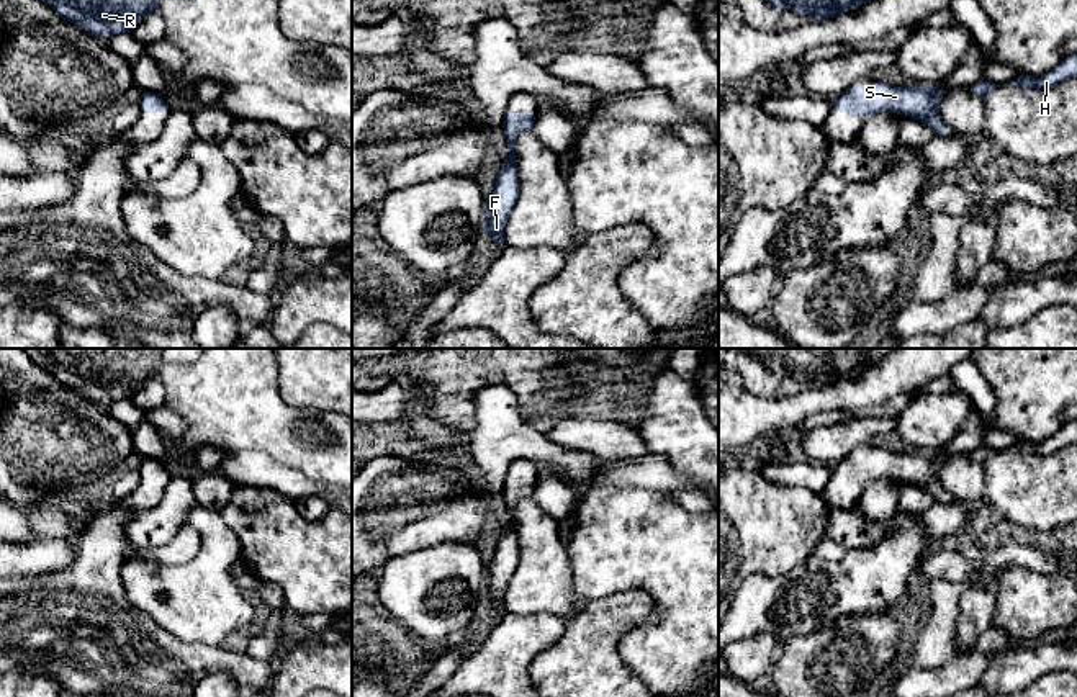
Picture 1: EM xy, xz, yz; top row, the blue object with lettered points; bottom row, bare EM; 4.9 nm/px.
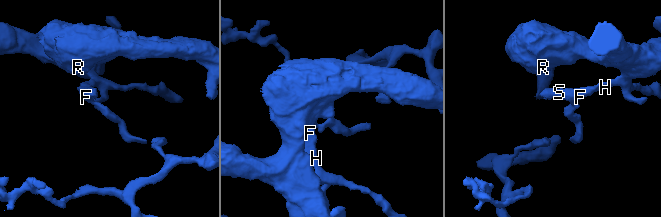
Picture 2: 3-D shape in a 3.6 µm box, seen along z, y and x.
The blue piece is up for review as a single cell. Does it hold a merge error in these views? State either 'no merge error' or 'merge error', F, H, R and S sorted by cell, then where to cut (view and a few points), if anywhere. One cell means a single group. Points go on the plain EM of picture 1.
no merge error; groups F H R S; cut none

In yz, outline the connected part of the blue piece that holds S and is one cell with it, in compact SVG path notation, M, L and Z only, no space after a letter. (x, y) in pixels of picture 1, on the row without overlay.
M869 450L849 453L835 465L833 474L848 479L872 483L881 478L907 481L912 486L928 491L935 502L946 502L948 496L940 481L943 458L938 453Z

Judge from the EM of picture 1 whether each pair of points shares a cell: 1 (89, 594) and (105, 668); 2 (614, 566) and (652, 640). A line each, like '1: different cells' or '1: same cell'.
1: same cell
2: same cell

